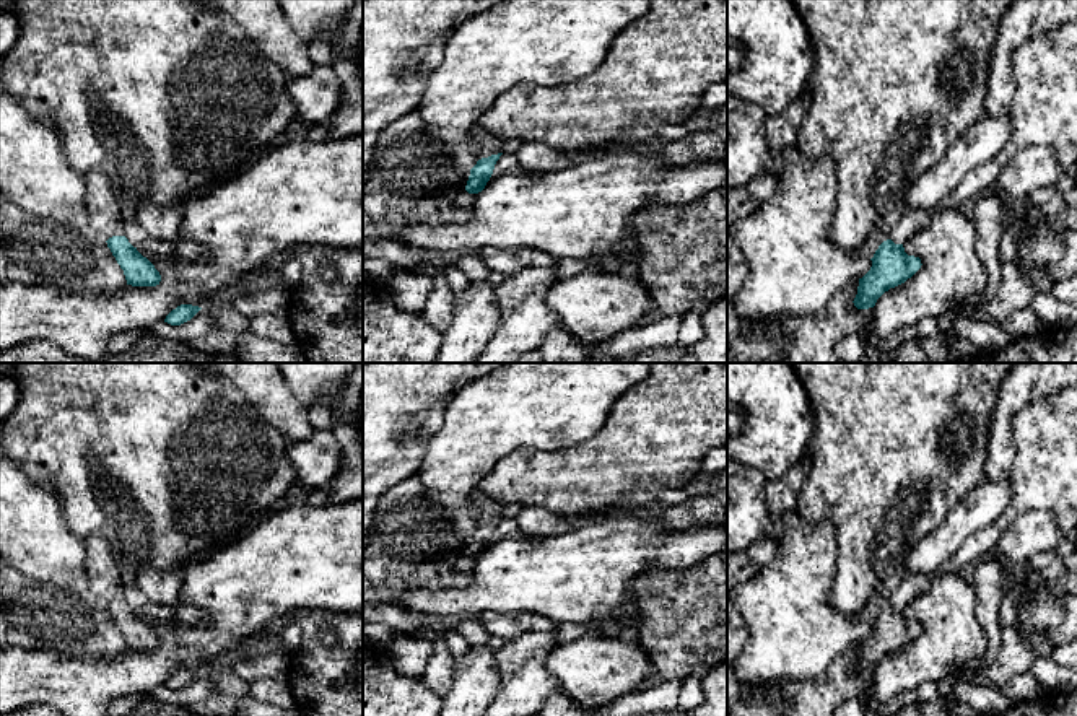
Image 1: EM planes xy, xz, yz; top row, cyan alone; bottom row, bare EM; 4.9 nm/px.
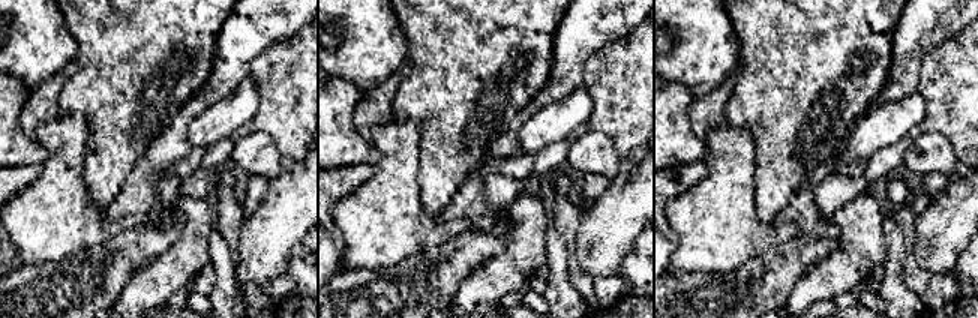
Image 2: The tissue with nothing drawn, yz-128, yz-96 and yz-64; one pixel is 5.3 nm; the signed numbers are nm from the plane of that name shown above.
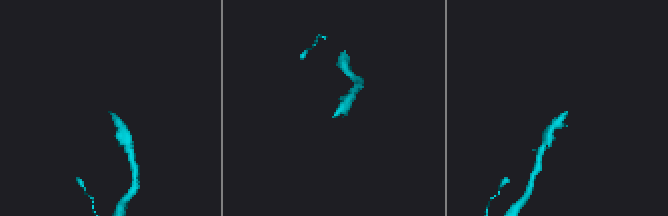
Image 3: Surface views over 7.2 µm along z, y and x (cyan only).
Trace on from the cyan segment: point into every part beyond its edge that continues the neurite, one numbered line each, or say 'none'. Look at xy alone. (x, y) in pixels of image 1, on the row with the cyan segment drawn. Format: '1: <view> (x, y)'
1: xy (104, 218)

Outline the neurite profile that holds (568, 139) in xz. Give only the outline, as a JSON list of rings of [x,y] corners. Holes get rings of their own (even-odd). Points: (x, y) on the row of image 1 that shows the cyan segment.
[[[651,0],[648,11],[626,26],[613,41],[604,62],[589,75],[573,83],[519,85],[501,94],[483,114],[478,127],[501,140],[543,142],[558,150],[605,150],[607,146],[634,148],[649,137],[657,135],[667,124],[687,122],[700,107],[701,98],[714,83],[727,81],[727,0]]]

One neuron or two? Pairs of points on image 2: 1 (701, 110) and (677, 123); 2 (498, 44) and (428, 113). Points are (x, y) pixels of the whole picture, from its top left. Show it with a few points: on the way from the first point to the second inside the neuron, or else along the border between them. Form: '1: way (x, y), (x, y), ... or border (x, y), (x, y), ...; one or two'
1: border (693, 98), (689, 125), (704, 143); two
2: way (480, 60), (446, 95); one

